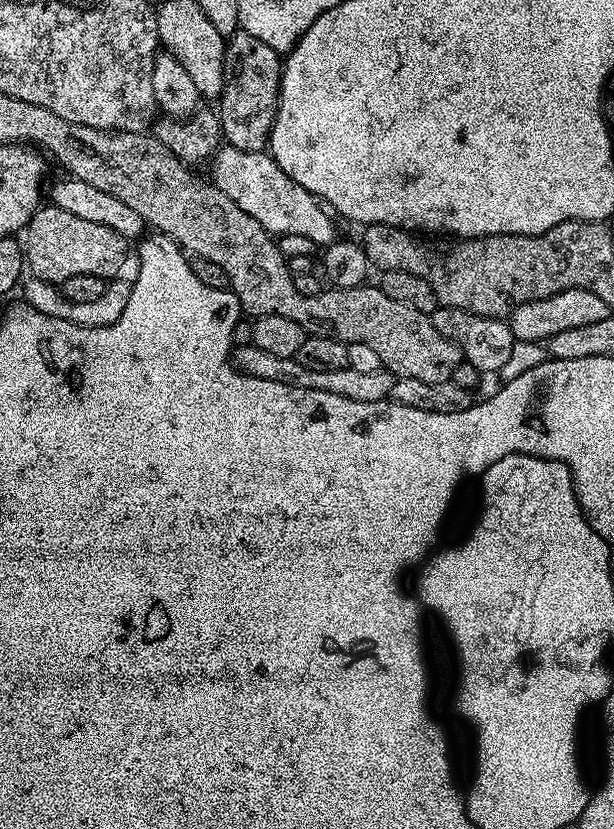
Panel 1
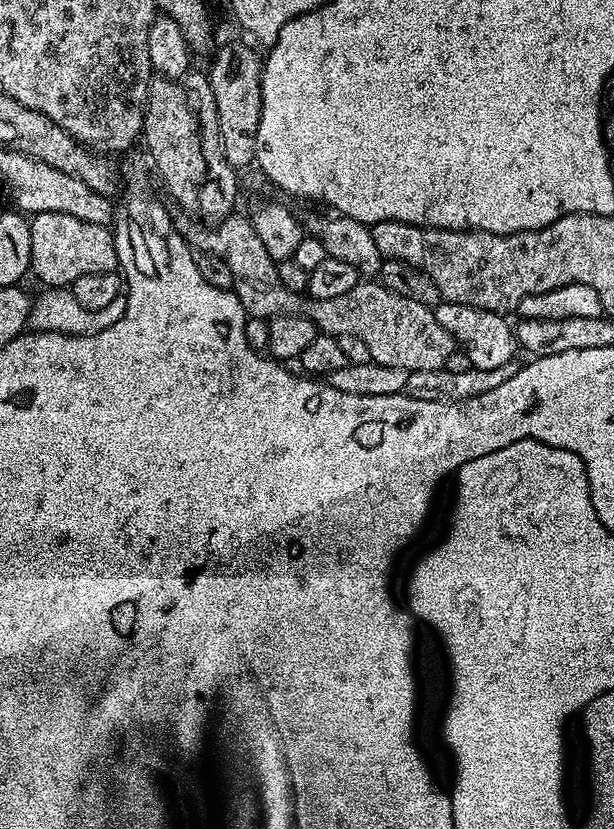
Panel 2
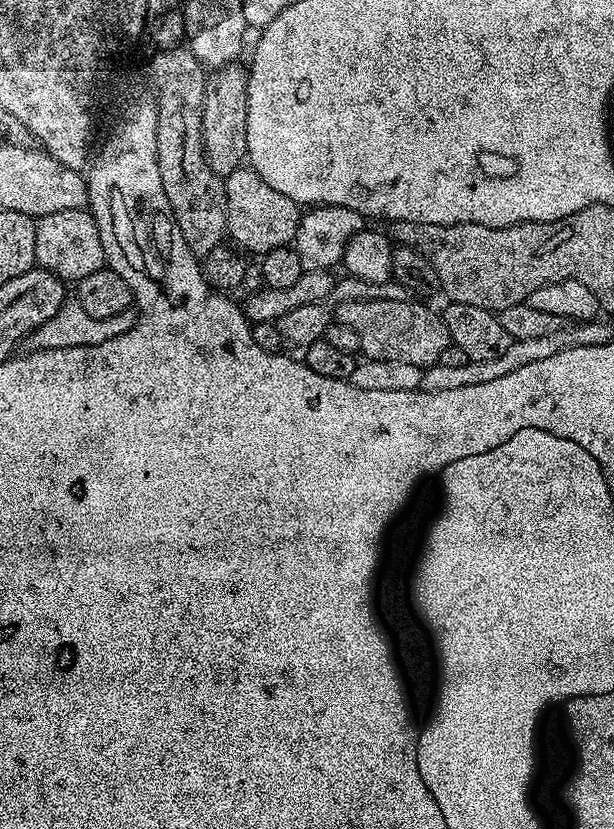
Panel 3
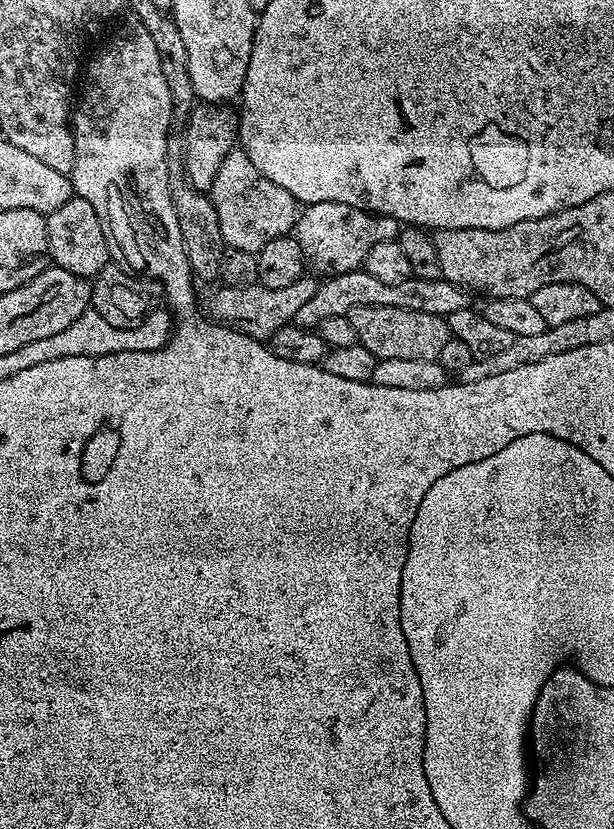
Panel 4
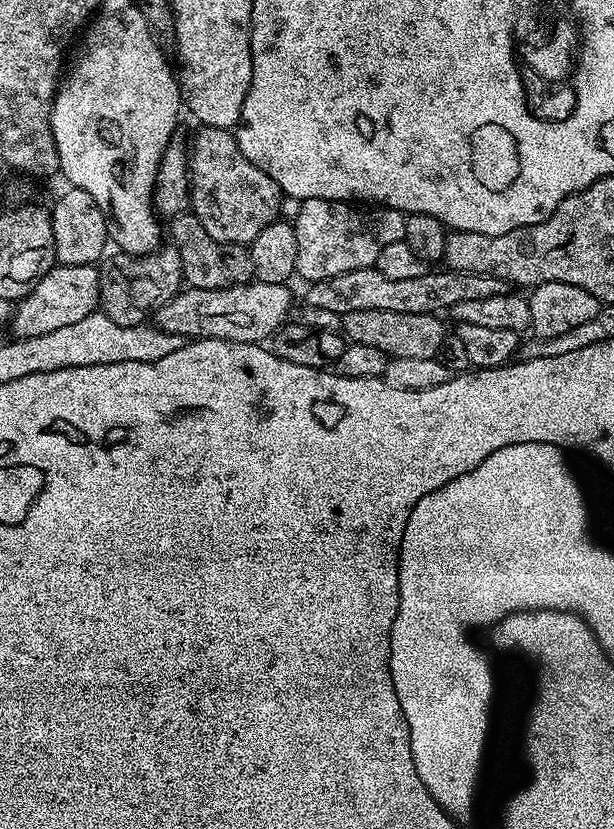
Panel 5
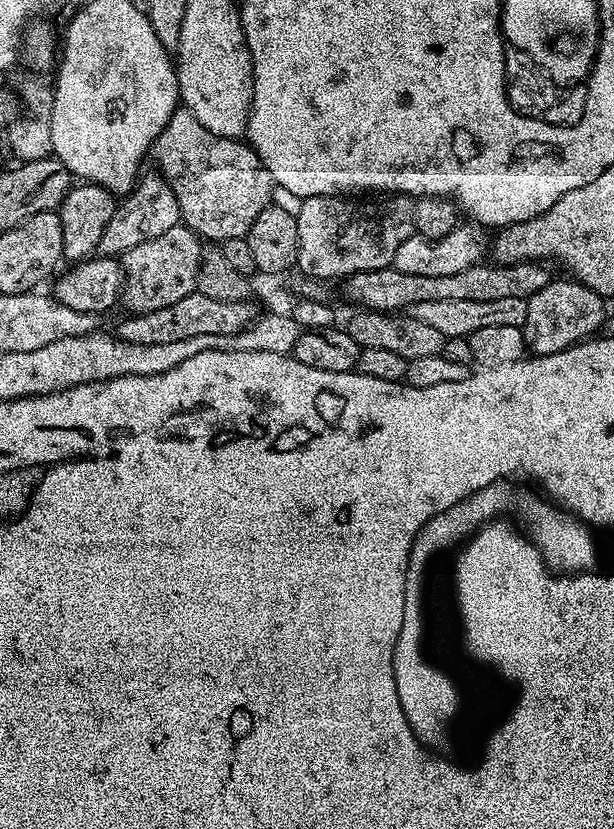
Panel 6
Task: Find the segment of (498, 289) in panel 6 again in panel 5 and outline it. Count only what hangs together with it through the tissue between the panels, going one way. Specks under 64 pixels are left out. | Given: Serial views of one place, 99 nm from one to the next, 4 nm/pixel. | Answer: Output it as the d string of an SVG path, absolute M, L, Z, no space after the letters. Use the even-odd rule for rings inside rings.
M375 268L350 270L350 274L338 274L334 278L313 280L307 285L308 293L303 303L318 310L334 310L346 313L350 310L398 310L410 314L444 314L458 302L466 302L474 298L494 298L498 294L509 291L510 286L504 280L494 278L490 274L474 274L473 272L425 271L418 278L395 280L386 278Z

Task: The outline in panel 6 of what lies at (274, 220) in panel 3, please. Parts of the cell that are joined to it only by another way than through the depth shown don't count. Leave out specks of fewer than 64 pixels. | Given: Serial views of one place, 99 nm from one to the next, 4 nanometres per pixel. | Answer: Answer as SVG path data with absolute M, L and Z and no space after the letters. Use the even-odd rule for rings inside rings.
M183 106L177 107L162 134L156 136L150 156L156 159L155 167L166 178L170 190L174 190L174 198L178 198L181 221L205 241L223 242L247 237L250 226L254 226L254 218L272 203L272 176L264 169L251 144L240 138L231 140L210 134L210 130L206 130L206 126Z

